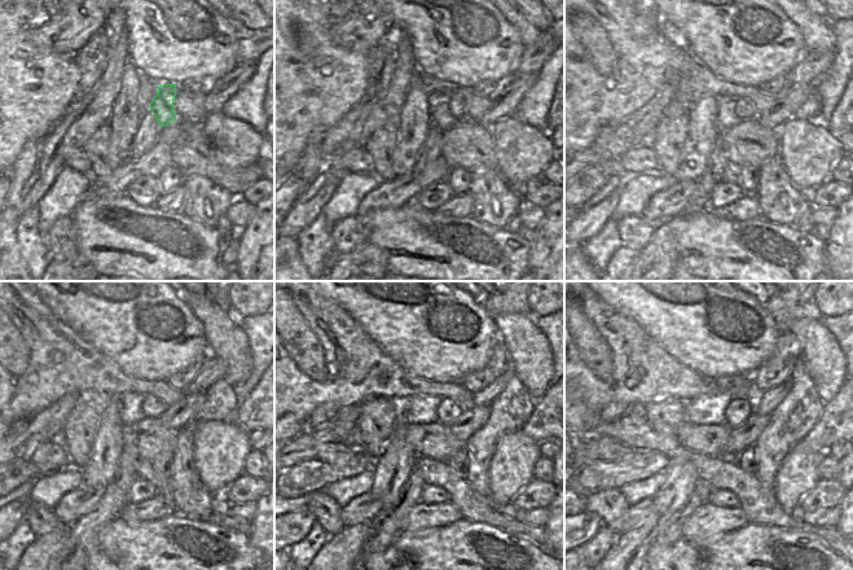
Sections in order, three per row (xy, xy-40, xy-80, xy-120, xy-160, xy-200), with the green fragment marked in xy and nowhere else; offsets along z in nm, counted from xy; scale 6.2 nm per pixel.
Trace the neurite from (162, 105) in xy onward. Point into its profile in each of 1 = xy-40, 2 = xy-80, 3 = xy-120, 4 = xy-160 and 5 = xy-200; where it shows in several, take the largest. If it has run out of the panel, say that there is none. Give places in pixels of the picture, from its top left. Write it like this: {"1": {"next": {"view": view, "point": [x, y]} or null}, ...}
{"1": {"next": {"view": "xy-40", "point": [445, 110]}}, "2": {"next": {"view": "xy-80", "point": [730, 113]}}, "3": {"next": {"view": "xy-120", "point": [152, 407]}}, "4": {"next": {"view": "xy-160", "point": [447, 410]}}, "5": {"next": {"view": "xy-200", "point": [738, 410]}}}

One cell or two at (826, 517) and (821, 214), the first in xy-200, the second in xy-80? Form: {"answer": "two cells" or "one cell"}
{"answer": "one cell"}

